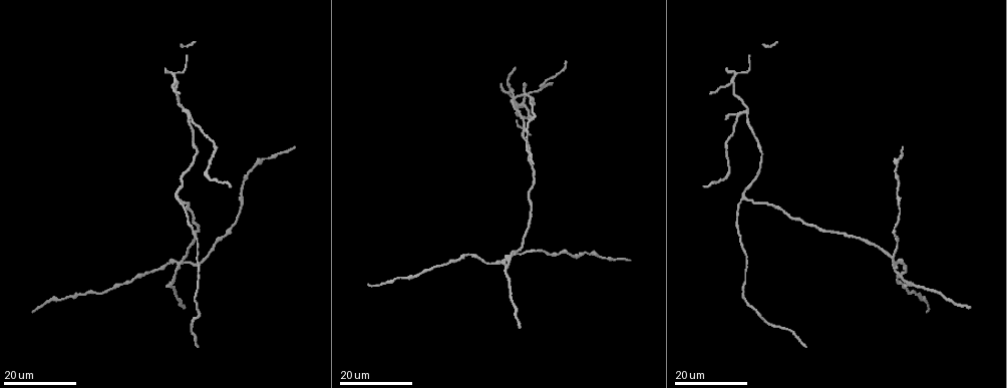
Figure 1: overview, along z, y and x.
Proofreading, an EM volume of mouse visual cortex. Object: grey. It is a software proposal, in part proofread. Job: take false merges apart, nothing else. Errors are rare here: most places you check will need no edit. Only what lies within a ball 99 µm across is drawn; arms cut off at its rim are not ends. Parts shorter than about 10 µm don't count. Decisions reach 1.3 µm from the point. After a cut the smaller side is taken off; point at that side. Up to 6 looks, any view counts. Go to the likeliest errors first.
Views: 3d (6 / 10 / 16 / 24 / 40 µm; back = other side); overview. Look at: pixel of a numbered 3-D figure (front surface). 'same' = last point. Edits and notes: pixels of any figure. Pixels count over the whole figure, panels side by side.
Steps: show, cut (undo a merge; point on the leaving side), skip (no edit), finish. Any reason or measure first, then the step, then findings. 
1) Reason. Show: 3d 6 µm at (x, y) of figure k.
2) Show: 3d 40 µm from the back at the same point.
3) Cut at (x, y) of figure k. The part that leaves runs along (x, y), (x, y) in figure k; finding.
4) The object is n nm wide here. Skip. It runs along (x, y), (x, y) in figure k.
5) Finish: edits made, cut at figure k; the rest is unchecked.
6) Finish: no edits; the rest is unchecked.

Three arms meet. Show: 3d 24 µm at (747, 111) of figure 1.

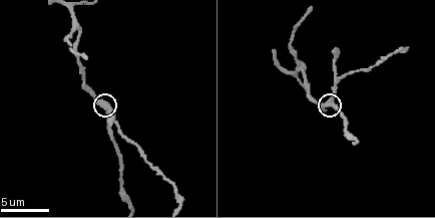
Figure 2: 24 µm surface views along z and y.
Show: 3d 10 µm at (103, 104) of figure 2.

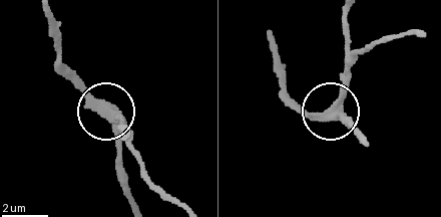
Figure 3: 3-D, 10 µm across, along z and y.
The side arm is 35 µm long. Cut at (115, 117) of figure 3. The part that leaves runs along (105, 110), (145, 173), (179, 207) in figure 3; two cells meet here.

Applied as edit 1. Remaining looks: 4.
Show: overview.

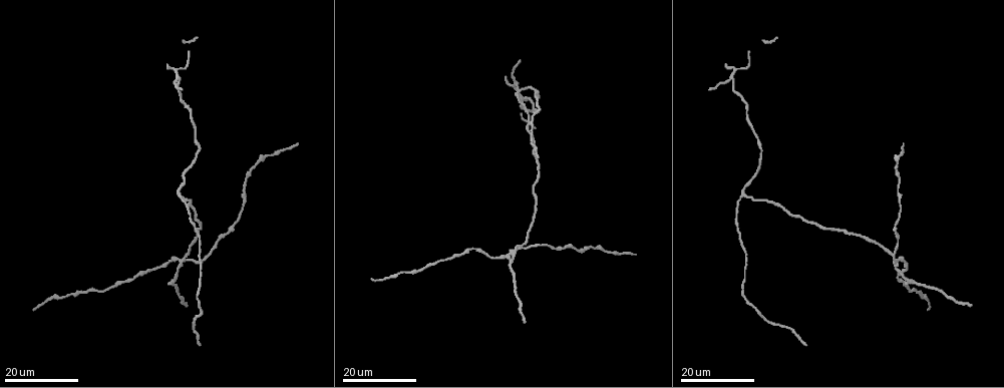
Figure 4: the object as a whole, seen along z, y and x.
Side arm on a straight run. Show: 3d 16 µm at (177, 195) of figure 4.

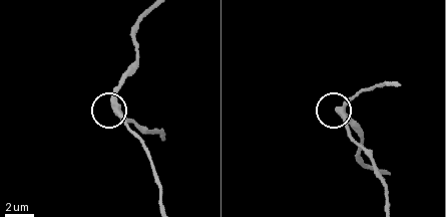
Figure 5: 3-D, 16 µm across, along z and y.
Show: 3d 6 µm at (344, 106) of figure 5.

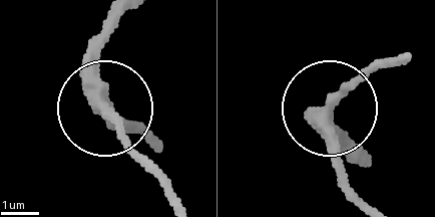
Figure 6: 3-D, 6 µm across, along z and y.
Show: 3d 6 µm from the back at (325, 110) of figure 6.

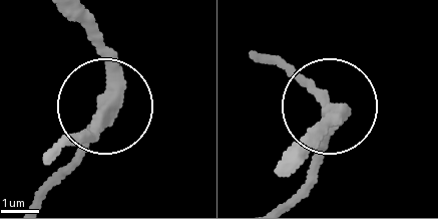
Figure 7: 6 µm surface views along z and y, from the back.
3 arms meet here. Skip. It runs along (291, 198), (307, 179), (329, 101), (275, 57) in figure 7; one cell here.

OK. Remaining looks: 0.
Finish: edits made, cut at figure 3; the rest is unchecked.

